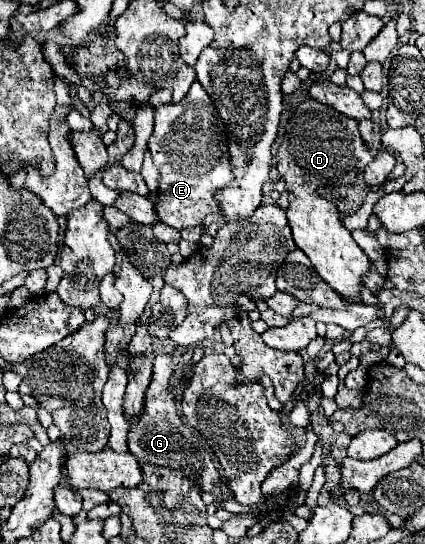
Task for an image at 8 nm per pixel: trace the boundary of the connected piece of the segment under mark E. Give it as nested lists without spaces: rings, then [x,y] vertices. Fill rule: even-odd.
[[[194,82],[178,104],[164,104],[154,110],[154,132],[150,136],[150,152],[160,170],[160,190],[156,212],[160,222],[182,230],[198,226],[206,214],[218,212],[216,192],[234,180],[230,168],[228,136],[224,120],[220,120],[208,92]]]

